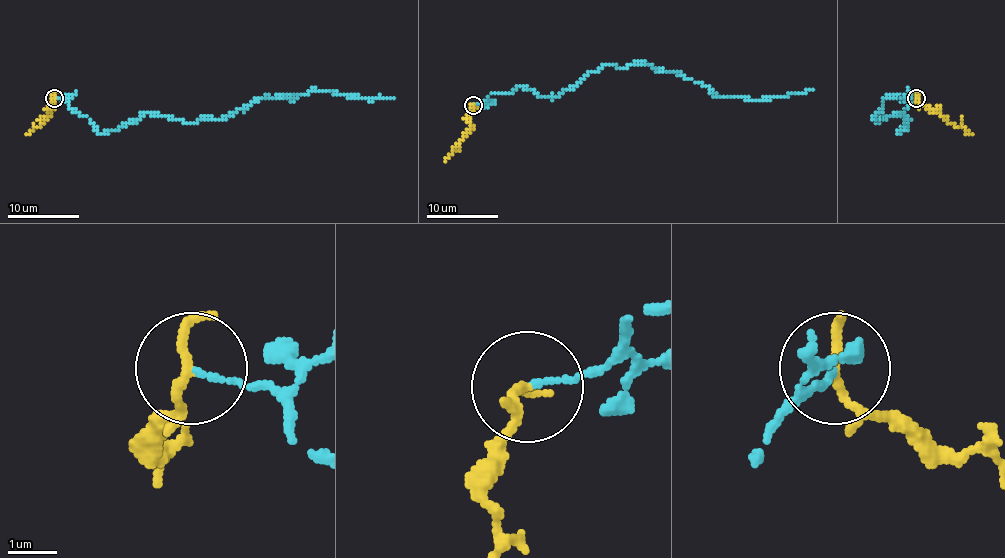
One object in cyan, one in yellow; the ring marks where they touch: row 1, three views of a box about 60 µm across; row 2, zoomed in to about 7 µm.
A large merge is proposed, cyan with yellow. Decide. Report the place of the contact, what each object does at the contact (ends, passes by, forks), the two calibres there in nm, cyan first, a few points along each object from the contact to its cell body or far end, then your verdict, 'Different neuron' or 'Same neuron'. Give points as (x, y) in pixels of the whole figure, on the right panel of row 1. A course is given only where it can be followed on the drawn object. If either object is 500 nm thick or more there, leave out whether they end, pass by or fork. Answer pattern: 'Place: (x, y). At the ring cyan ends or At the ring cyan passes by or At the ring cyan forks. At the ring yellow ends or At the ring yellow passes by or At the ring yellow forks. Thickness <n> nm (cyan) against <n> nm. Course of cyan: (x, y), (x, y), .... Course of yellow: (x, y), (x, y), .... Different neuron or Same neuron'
Place: (916, 98). At the ring cyan ends. At the ring yellow passes by. Thickness 100 nm (cyan) against 180 nm. Course of cyan: (916, 97), (898, 133), (907, 126), (902, 113), (876, 124), (873, 119), (884, 99), (910, 92), (900, 97). Course of yellow: (916, 97), (919, 103), (973, 135). Different neuron

